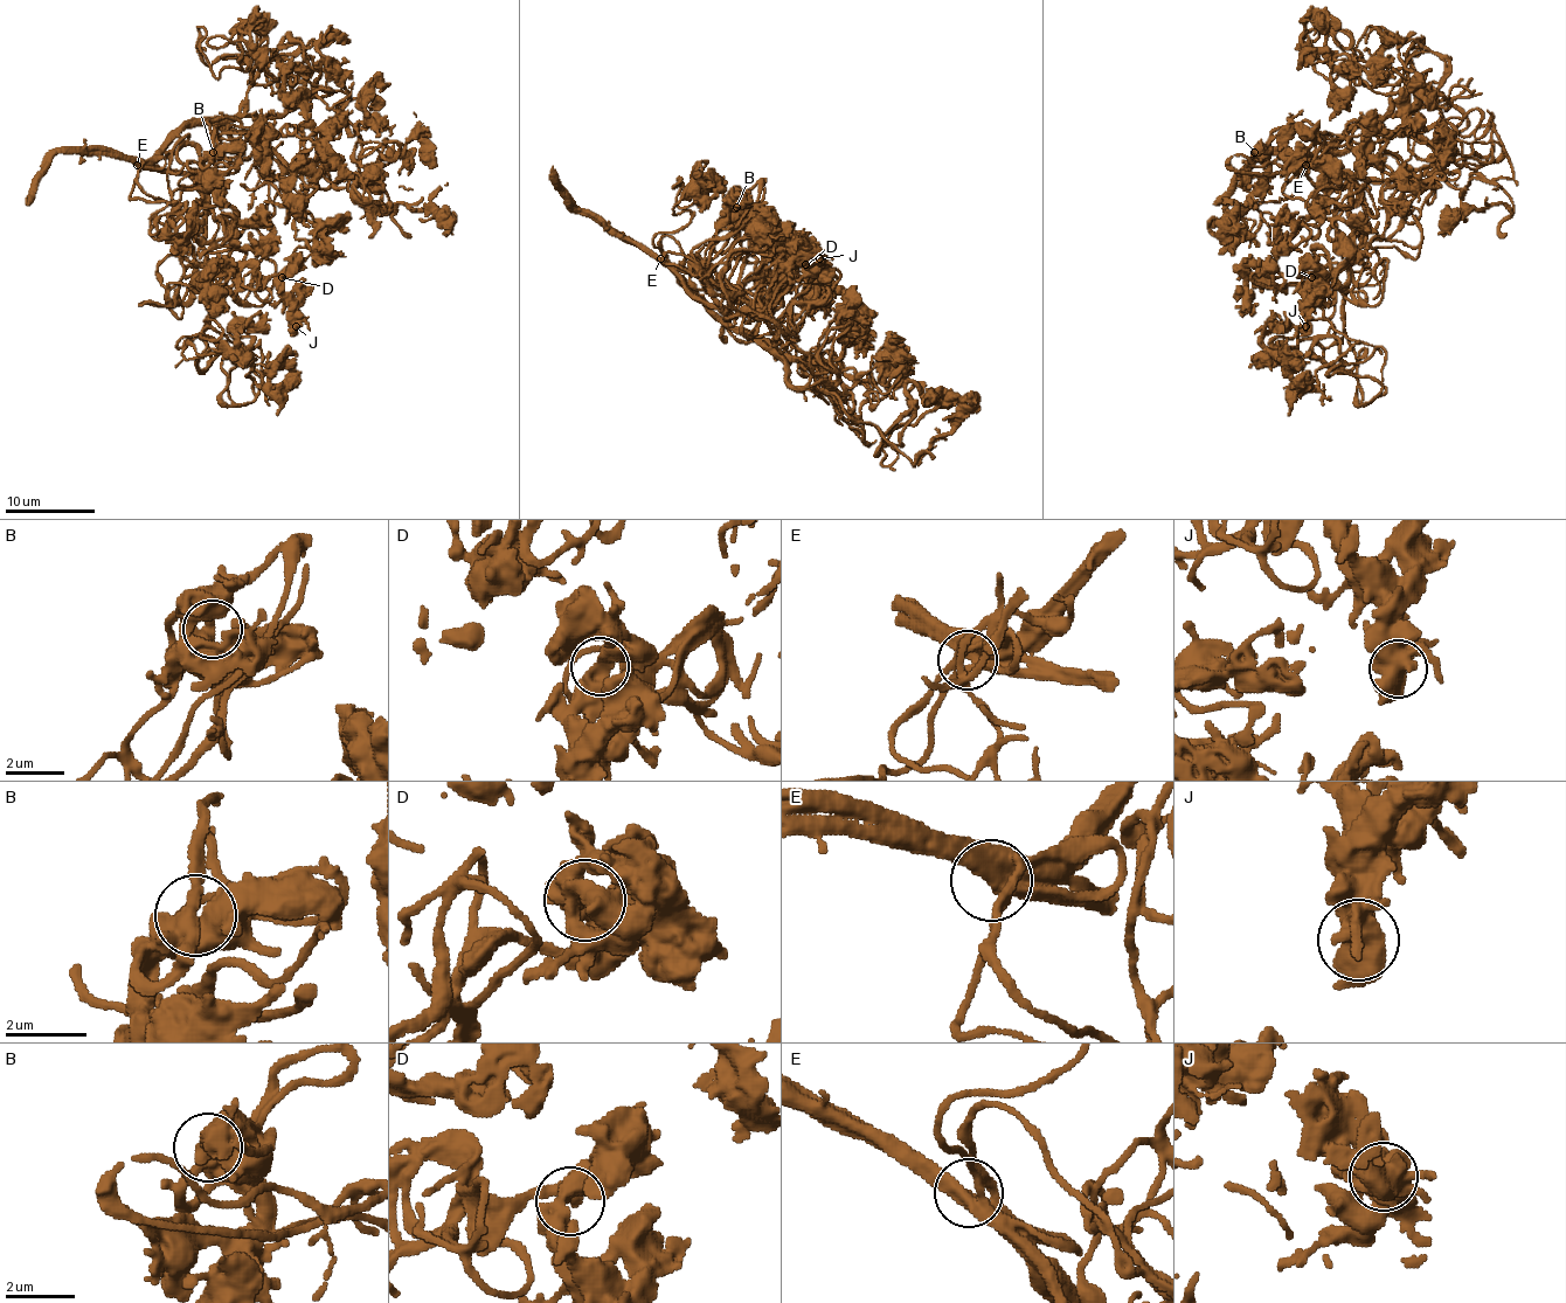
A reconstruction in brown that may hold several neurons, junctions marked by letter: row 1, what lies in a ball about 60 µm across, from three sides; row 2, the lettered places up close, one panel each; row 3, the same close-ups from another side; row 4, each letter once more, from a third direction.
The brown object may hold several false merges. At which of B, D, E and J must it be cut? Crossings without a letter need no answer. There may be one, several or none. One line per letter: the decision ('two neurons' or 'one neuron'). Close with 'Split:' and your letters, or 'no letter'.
B: one neuron
D: one neuron
E: one neuron
J: one neuron
Split: no letter

